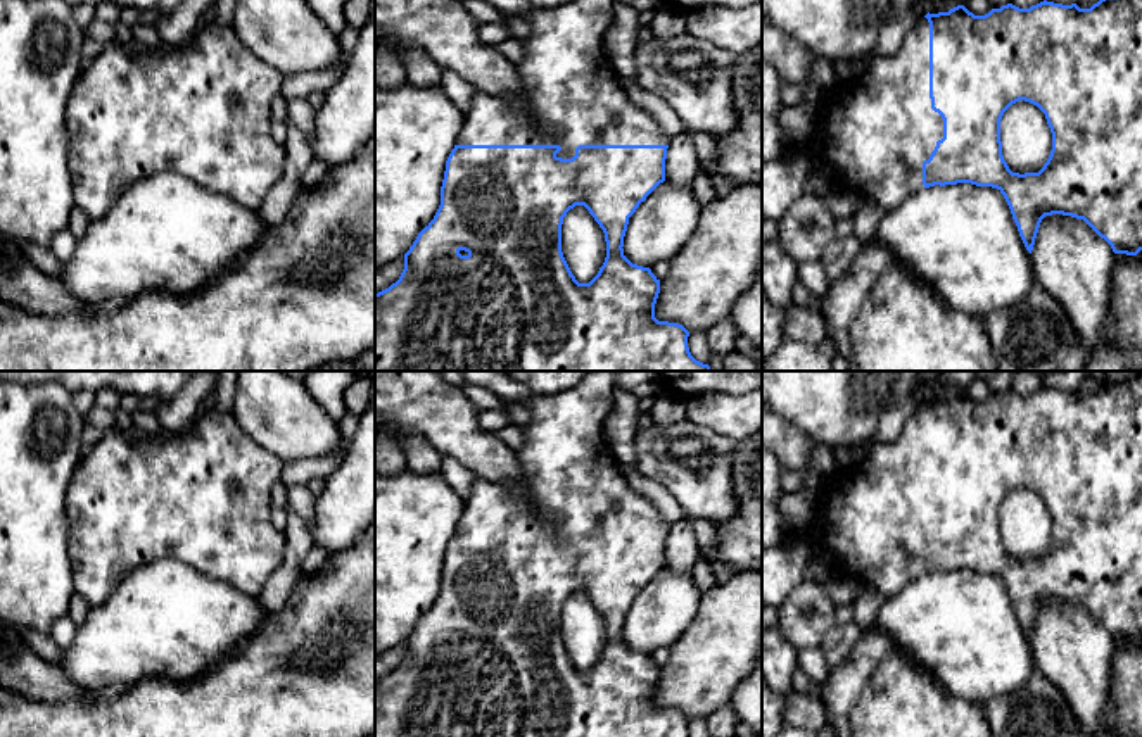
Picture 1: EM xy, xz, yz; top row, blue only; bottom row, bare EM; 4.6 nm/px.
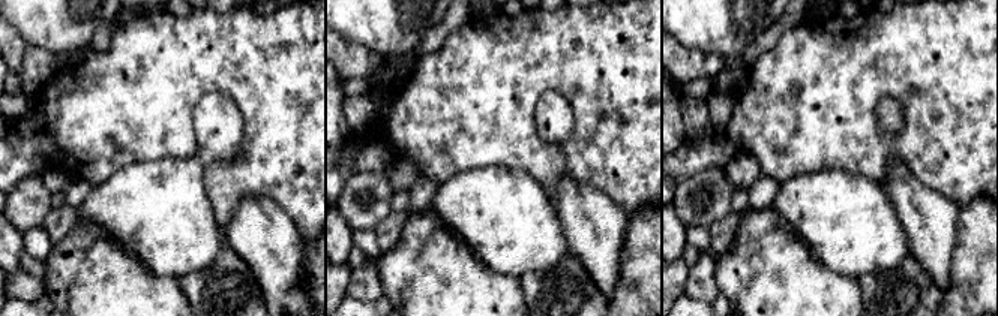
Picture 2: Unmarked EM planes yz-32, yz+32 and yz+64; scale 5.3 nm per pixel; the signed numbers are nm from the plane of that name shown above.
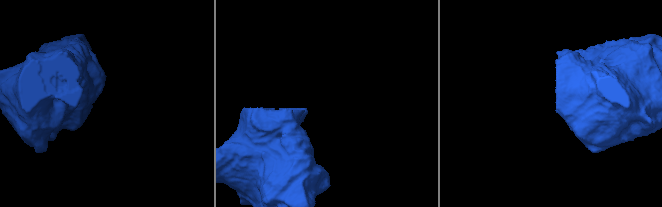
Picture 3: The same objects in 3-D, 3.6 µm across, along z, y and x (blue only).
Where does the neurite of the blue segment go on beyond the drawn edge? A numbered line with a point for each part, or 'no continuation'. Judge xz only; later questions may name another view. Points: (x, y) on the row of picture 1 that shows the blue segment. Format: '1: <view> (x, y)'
1: xz (574, 97)

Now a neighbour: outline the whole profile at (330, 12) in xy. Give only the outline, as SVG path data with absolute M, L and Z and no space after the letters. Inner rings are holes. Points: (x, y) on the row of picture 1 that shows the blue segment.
M306 0L313 12L335 33L346 26L344 5L347 0Z

